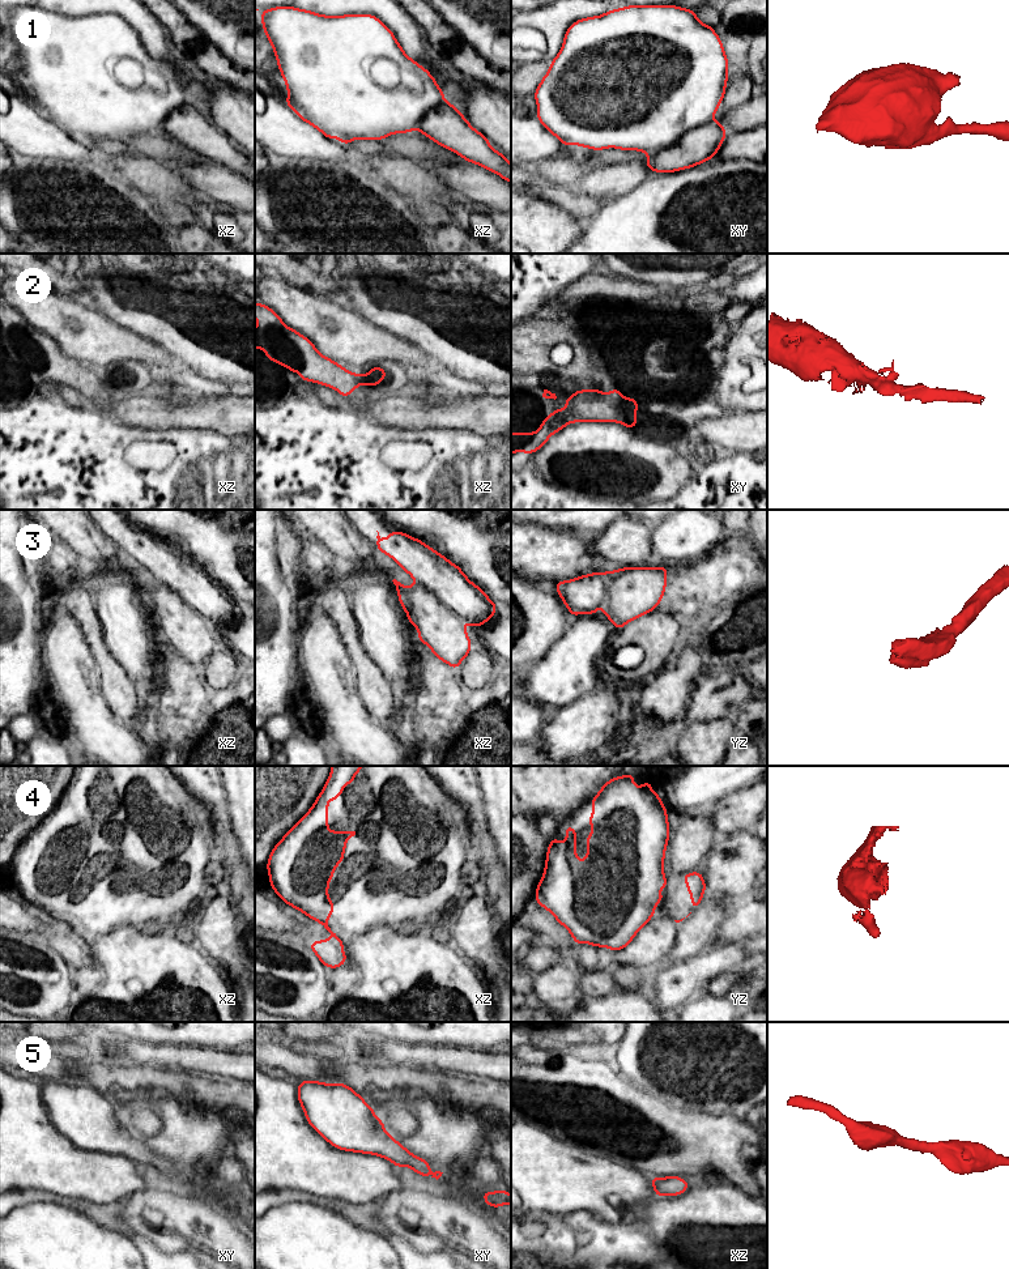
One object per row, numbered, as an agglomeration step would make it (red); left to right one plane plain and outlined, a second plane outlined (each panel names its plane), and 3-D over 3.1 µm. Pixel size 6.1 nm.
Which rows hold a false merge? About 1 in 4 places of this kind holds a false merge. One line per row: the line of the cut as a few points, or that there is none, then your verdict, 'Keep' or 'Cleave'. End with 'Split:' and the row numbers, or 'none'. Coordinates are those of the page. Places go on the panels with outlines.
1: Split along xy (711, 119), (688, 131), (672, 145), (650, 156). Cleave
2: No split. Keep
3: Split along xz (417, 580), (464, 621). Cleave
4: Split along xz (319, 920), (326, 924). Cleave
5: No split. Keep
Split: 1, 3, 4

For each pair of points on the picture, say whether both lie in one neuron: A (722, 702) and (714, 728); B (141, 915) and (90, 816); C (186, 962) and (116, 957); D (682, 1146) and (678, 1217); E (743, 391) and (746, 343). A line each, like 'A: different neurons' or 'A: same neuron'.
A: different neurons
B: same neuron
C: same neuron
D: different neurons
E: same neuron

